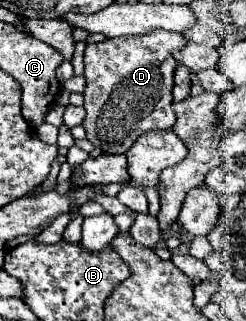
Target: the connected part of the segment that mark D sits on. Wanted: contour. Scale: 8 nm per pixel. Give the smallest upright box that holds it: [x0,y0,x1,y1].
[84,29,184,155]

